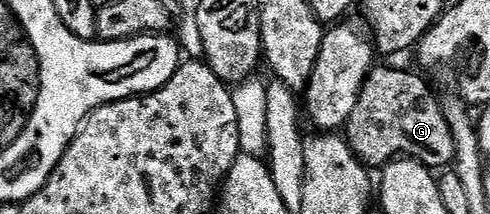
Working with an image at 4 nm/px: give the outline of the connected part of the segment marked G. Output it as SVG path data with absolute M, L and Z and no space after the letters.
M378 64L367 76L366 83L356 100L356 108L352 108L352 116L345 124L344 137L356 152L358 159L368 168L381 168L387 162L393 162L400 157L414 158L431 168L449 167L453 163L456 140L452 140L452 130L448 128L448 120L442 111L439 95L434 95L430 91L429 84L421 78L423 75L418 74L413 74L410 70L397 70L394 66Z

